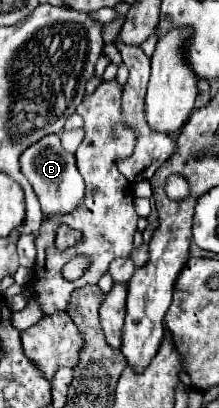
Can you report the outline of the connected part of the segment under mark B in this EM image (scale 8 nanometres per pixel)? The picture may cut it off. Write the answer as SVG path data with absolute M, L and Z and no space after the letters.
M57 135L43 137L41 141L37 141L37 145L31 145L21 155L21 171L29 179L35 195L39 197L43 217L51 217L57 213L65 215L65 213L71 213L83 205L85 183L83 183L81 173L77 171L75 155L61 147L61 141Z

